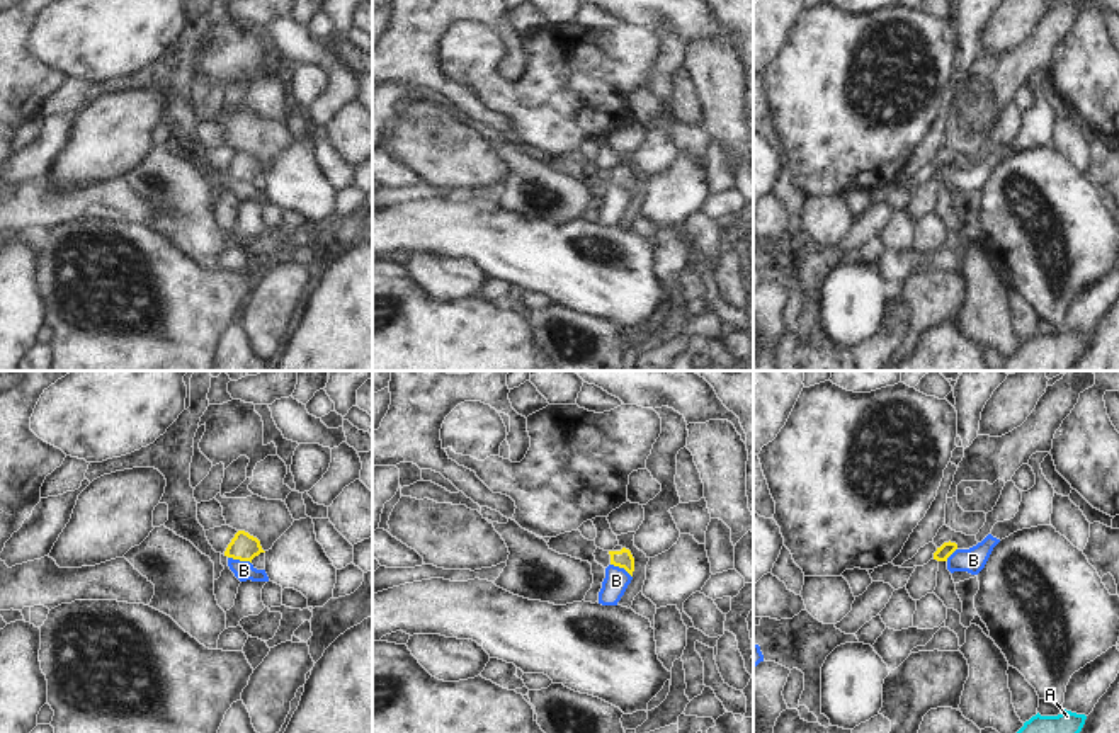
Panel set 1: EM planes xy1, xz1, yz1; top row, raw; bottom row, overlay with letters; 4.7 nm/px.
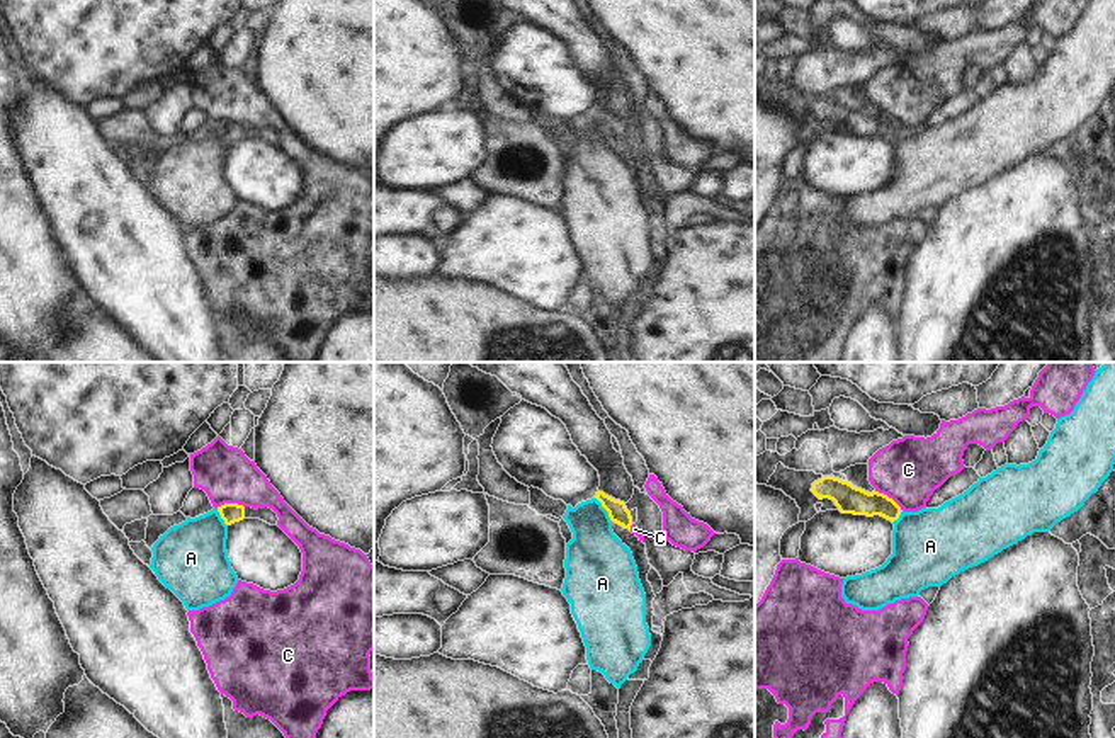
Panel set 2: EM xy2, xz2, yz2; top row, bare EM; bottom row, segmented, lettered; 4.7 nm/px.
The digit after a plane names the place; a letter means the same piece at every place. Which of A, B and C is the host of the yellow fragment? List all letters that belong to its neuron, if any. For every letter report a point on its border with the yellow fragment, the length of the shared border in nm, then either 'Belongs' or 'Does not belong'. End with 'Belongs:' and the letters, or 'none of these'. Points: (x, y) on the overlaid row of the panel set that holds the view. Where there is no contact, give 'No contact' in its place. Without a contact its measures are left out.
A: Touches yellow at xz2 (604, 507). Shared border 150 nm. Does not belong
B: Touches yellow at xy1 (240, 560). Shared border 120 nm. Does not belong
C: Touches yellow at yz2 (888, 497). Shared border 160 nm. Does not belong
Belongs: none of these

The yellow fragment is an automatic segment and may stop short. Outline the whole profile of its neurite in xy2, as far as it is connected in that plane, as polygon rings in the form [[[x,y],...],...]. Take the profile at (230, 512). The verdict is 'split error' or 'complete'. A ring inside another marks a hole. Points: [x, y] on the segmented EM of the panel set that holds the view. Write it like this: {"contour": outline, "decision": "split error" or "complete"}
{"contour": [[[224,503],[218,507],[218,512],[226,525],[231,525],[245,519],[245,507],[238,503]]], "decision": "complete"}

